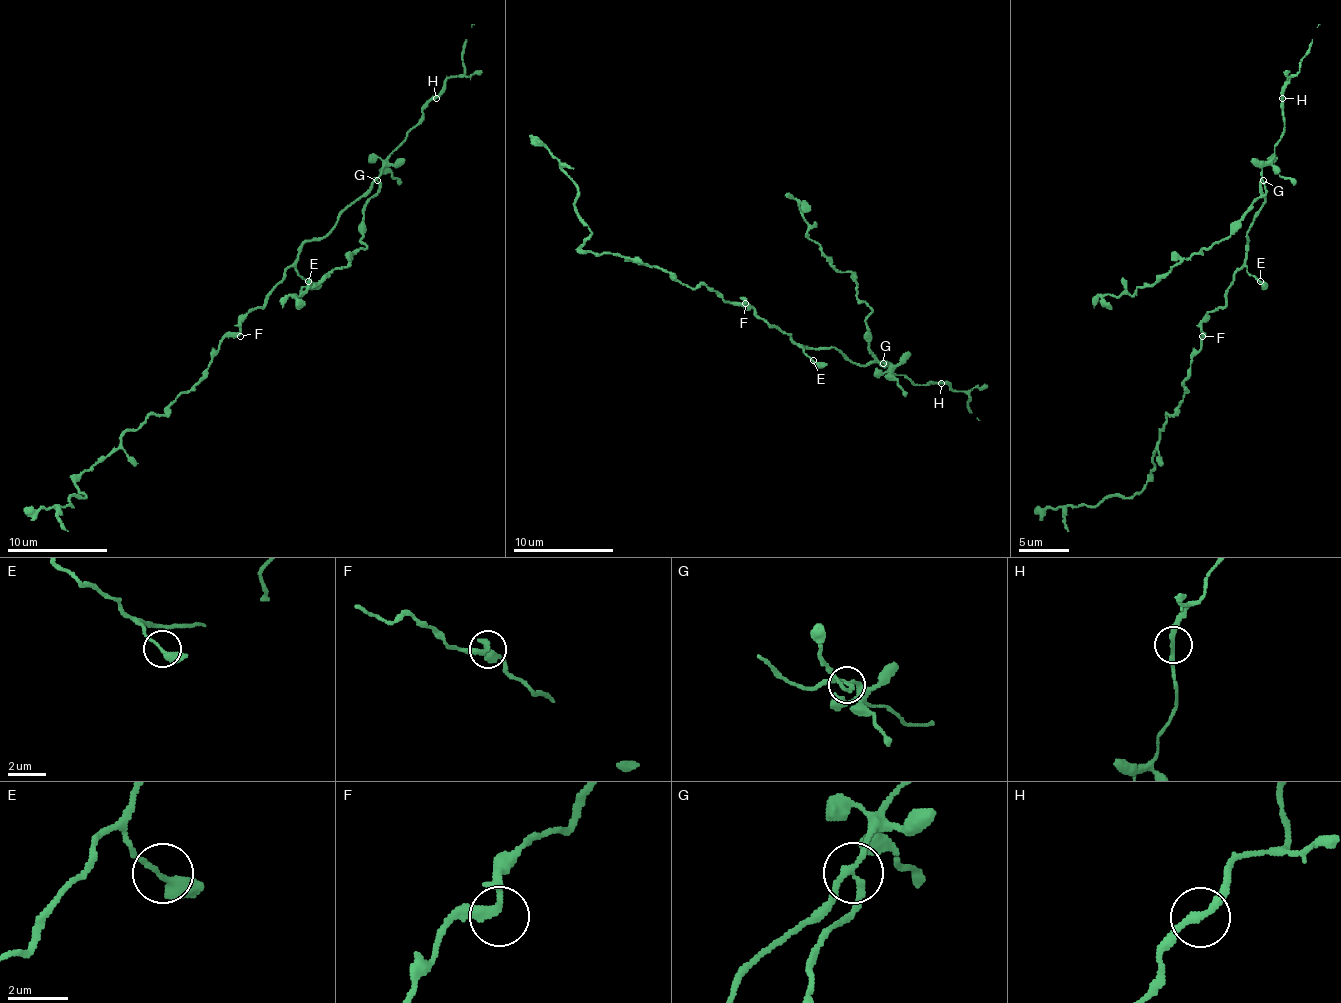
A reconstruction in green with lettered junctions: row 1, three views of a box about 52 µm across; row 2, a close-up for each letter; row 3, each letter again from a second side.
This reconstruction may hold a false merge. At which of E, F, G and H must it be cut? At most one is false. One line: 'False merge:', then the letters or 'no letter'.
False merge: G

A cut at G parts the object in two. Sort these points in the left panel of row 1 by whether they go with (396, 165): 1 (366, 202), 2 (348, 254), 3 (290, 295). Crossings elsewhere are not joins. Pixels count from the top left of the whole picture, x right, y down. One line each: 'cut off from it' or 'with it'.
1: cut off from it
2: cut off from it
3: cut off from it

